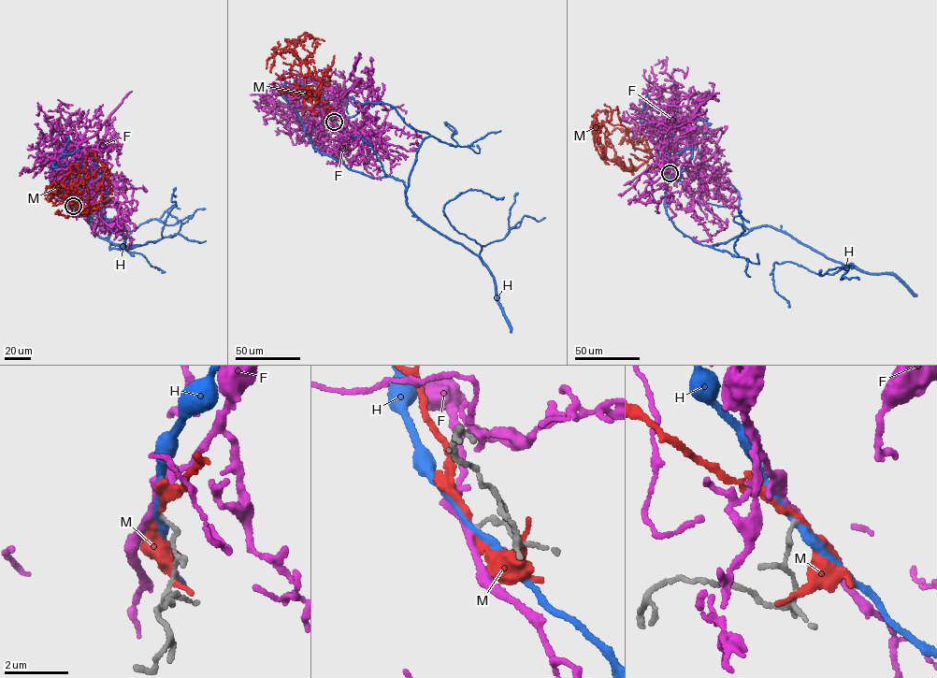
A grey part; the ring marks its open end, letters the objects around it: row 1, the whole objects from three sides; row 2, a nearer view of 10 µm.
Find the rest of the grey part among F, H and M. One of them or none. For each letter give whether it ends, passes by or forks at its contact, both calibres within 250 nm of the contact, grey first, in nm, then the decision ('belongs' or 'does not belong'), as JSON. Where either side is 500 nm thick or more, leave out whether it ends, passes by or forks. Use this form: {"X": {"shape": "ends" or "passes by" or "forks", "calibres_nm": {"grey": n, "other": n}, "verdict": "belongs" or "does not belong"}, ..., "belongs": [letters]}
{"F": {"shape": "passes by", "calibres_nm": {"grey": 110, "other": 200}, "verdict": "belongs"}, "H": {"shape": "passes by", "calibres_nm": {"grey": 110, "other": 200}, "verdict": "does not belong"}, "M": {"shape": "passes by", "calibres_nm": {"grey": 110, "other": 180}, "verdict": "does not belong"}, "belongs": ["F"]}

